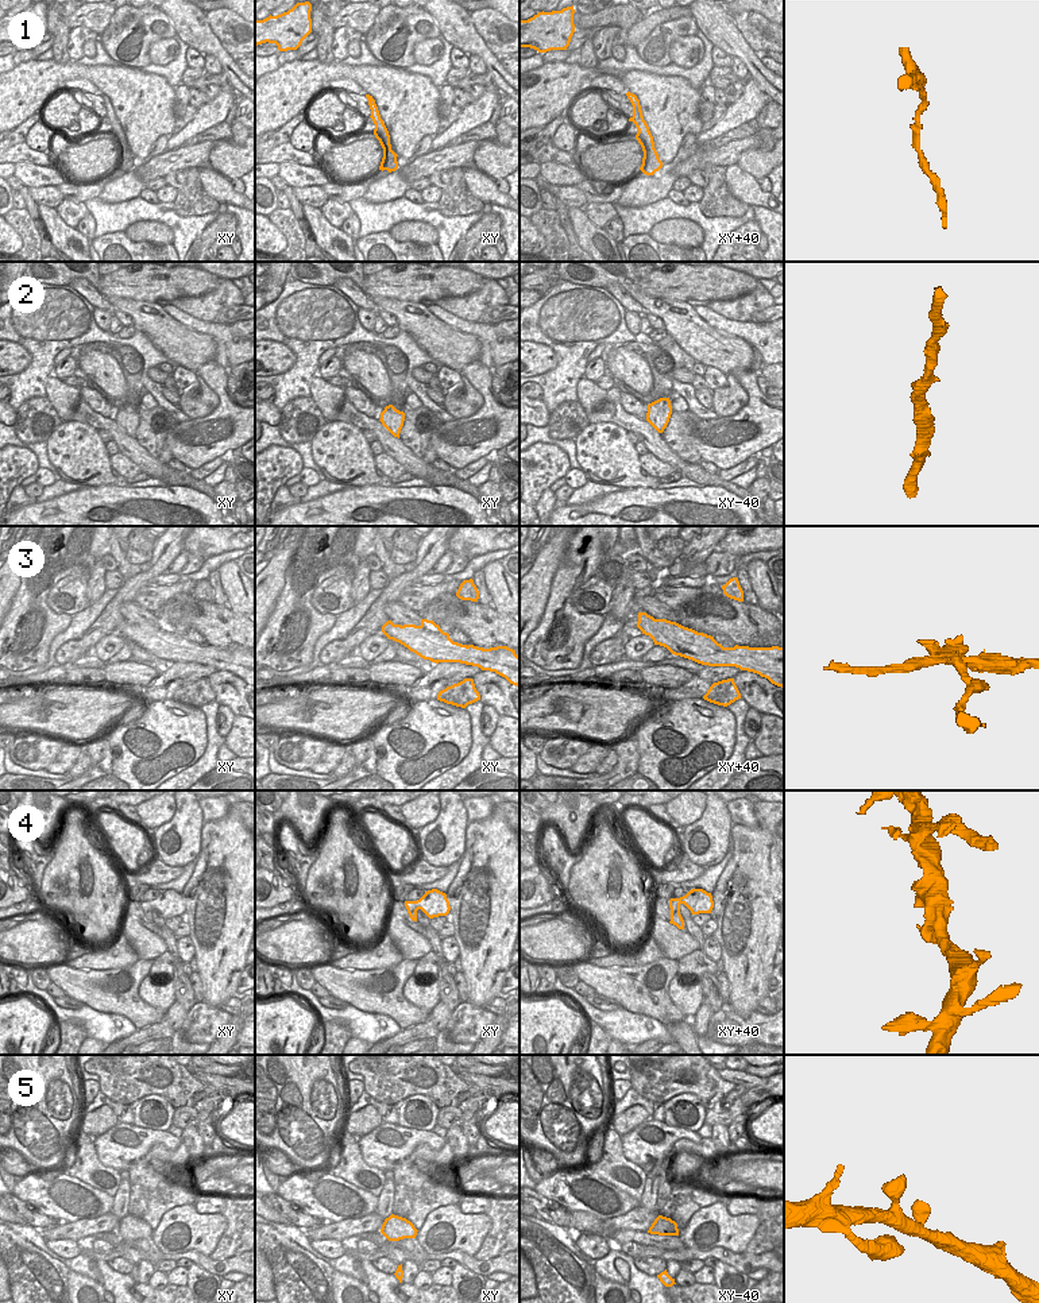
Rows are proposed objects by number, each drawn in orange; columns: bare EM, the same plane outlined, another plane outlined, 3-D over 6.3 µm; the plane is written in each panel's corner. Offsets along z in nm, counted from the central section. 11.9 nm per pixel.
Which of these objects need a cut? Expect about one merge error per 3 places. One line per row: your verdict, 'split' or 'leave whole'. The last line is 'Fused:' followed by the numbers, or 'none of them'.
1: leave whole
2: leave whole
3: split
4: leave whole
5: leave whole
Fused: 3

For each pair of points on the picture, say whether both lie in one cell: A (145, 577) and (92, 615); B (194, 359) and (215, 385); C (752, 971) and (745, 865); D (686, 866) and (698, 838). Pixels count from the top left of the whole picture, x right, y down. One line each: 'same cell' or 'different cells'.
A: different cells
B: different cells
C: same cell
D: different cells

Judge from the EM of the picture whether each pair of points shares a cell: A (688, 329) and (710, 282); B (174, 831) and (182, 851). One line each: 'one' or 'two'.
A: two
B: one

